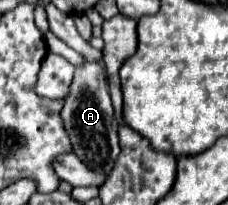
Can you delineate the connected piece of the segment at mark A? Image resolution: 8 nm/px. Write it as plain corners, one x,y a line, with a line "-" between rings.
86,61
84,67
76,69
70,95
66,97
62,109
62,119
70,135
76,157
96,171
110,173
120,153
120,147
118,147
118,121
112,111
112,101
110,101
106,77
102,73
102,65

